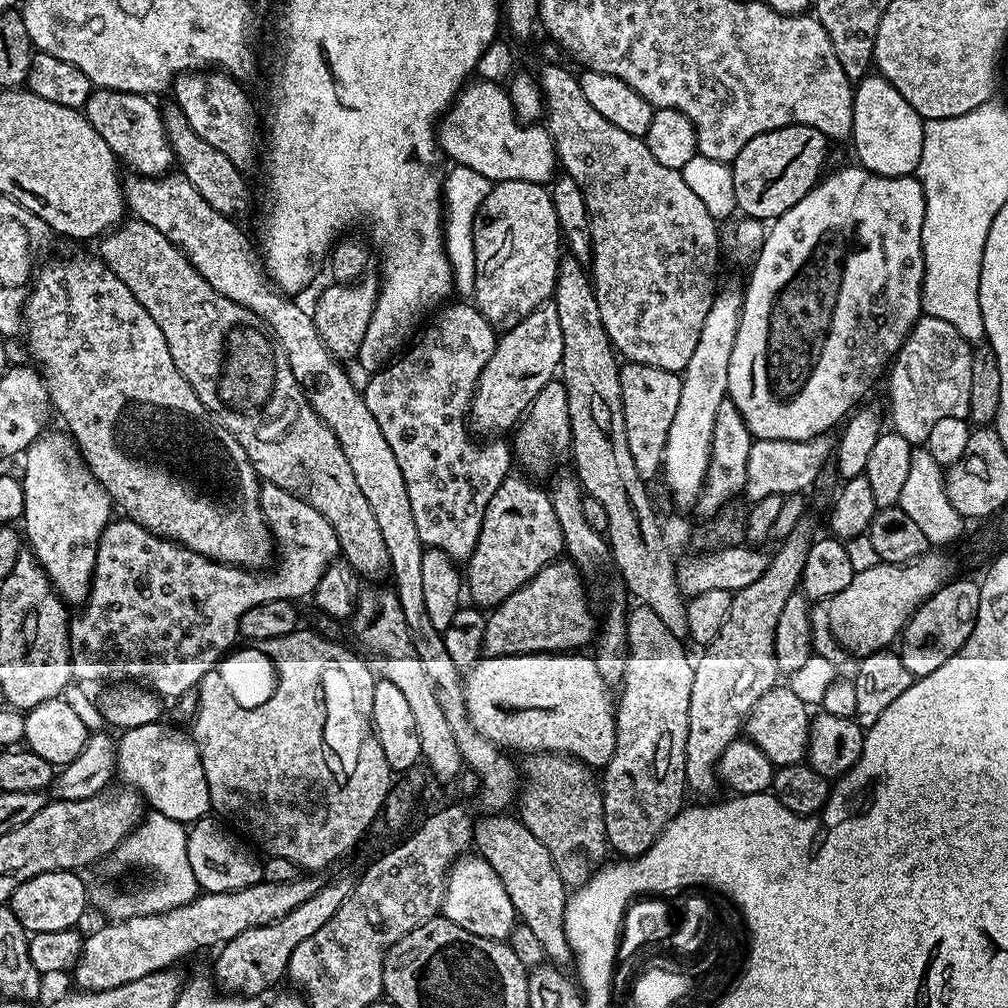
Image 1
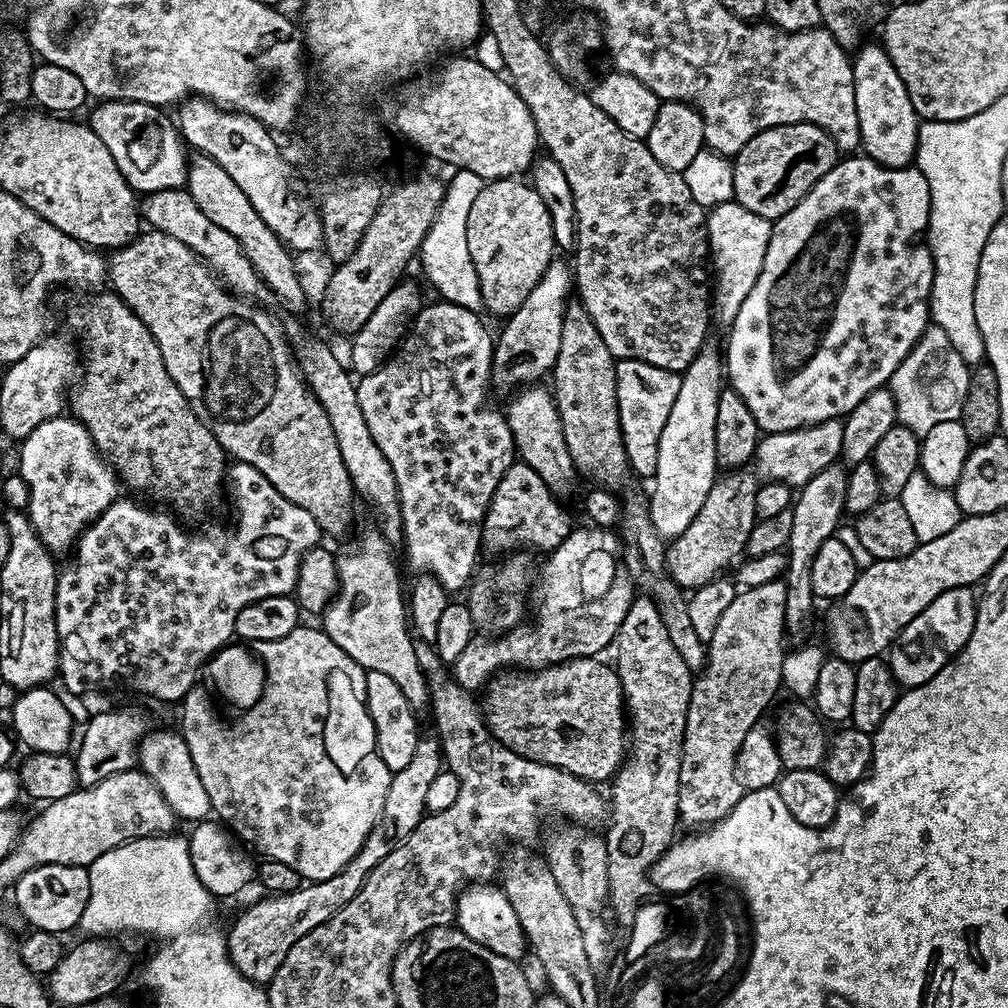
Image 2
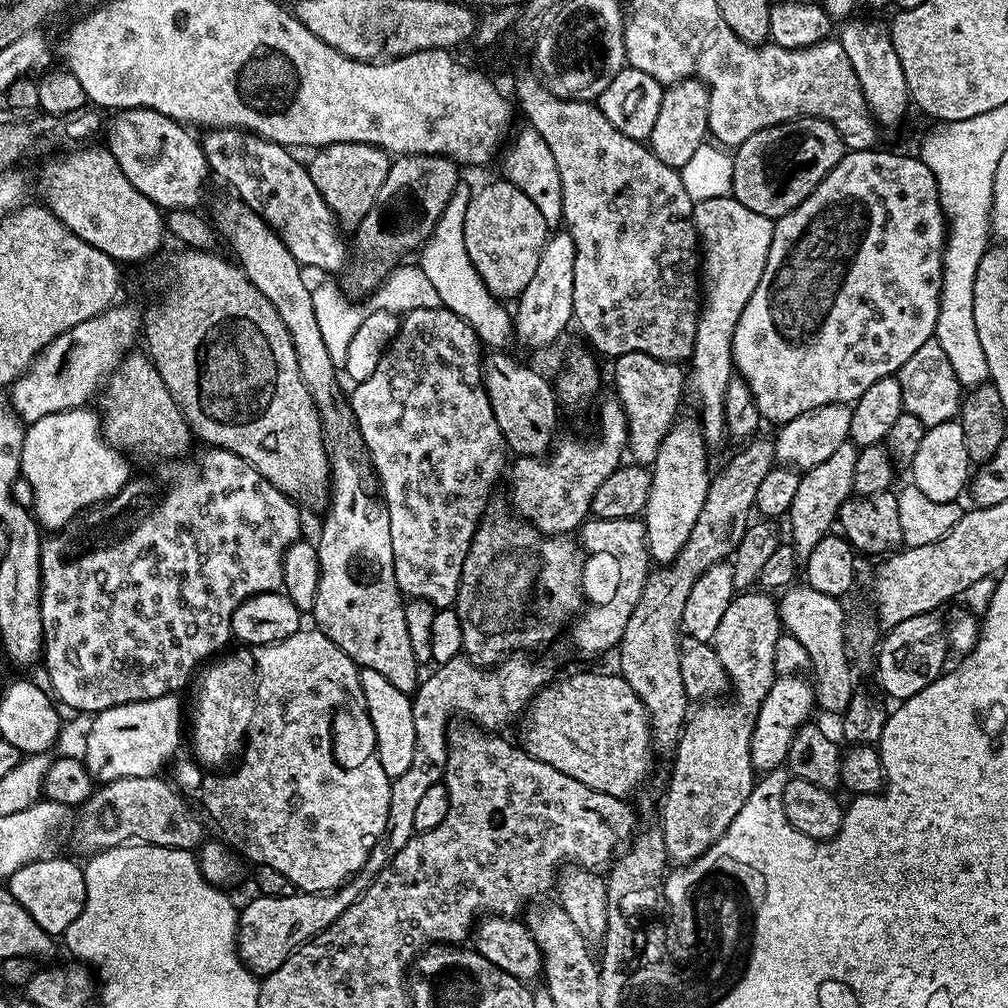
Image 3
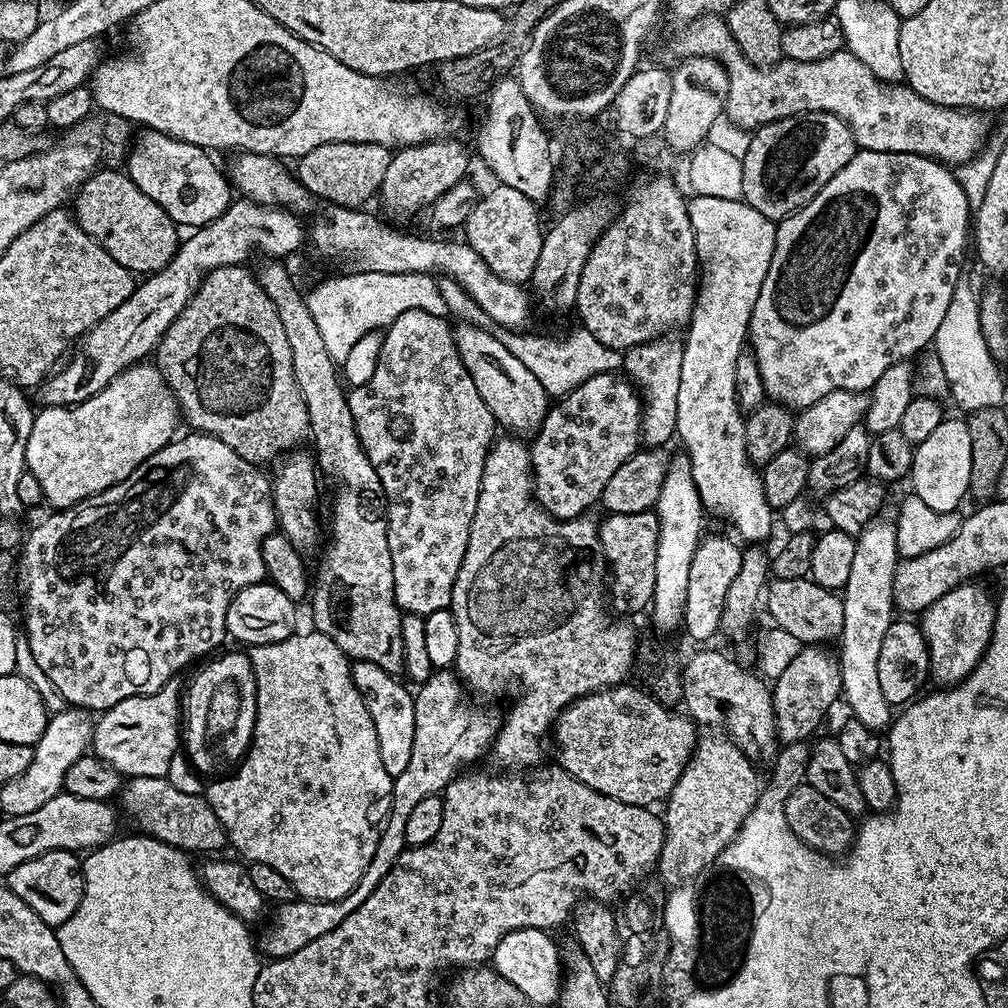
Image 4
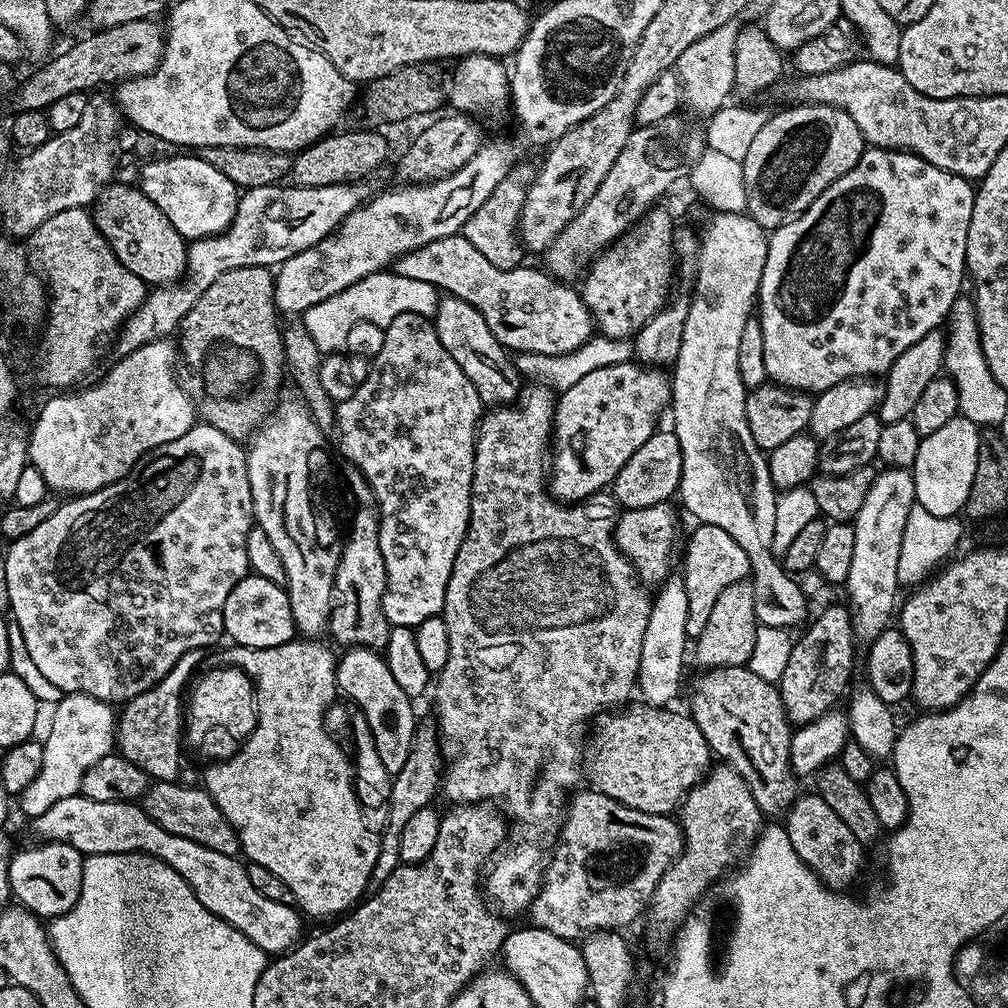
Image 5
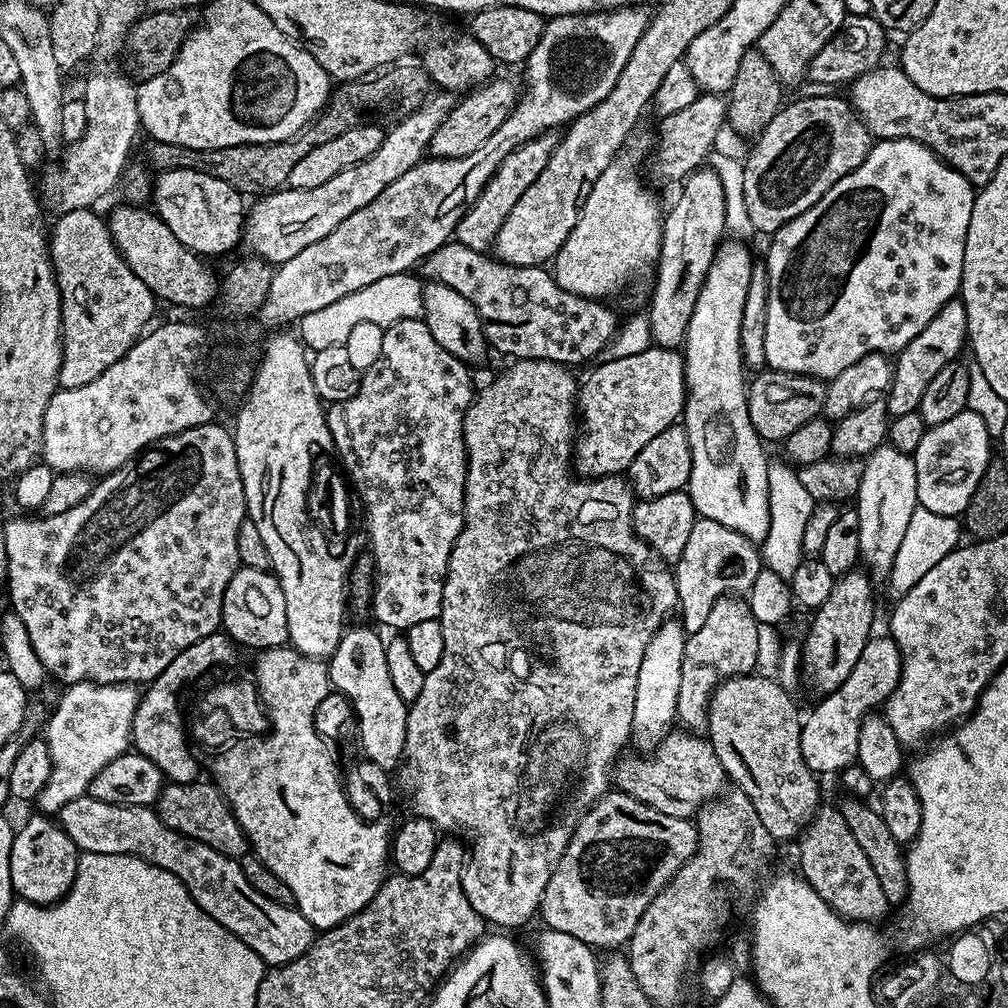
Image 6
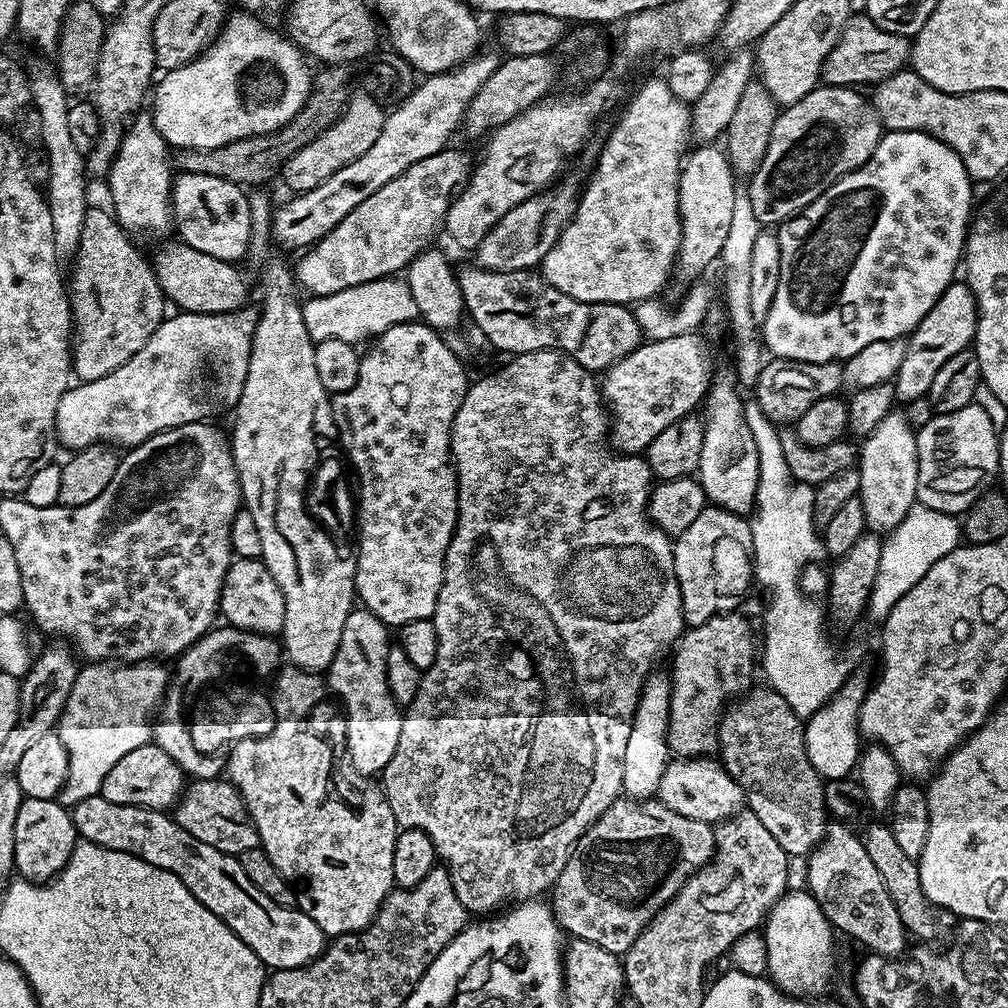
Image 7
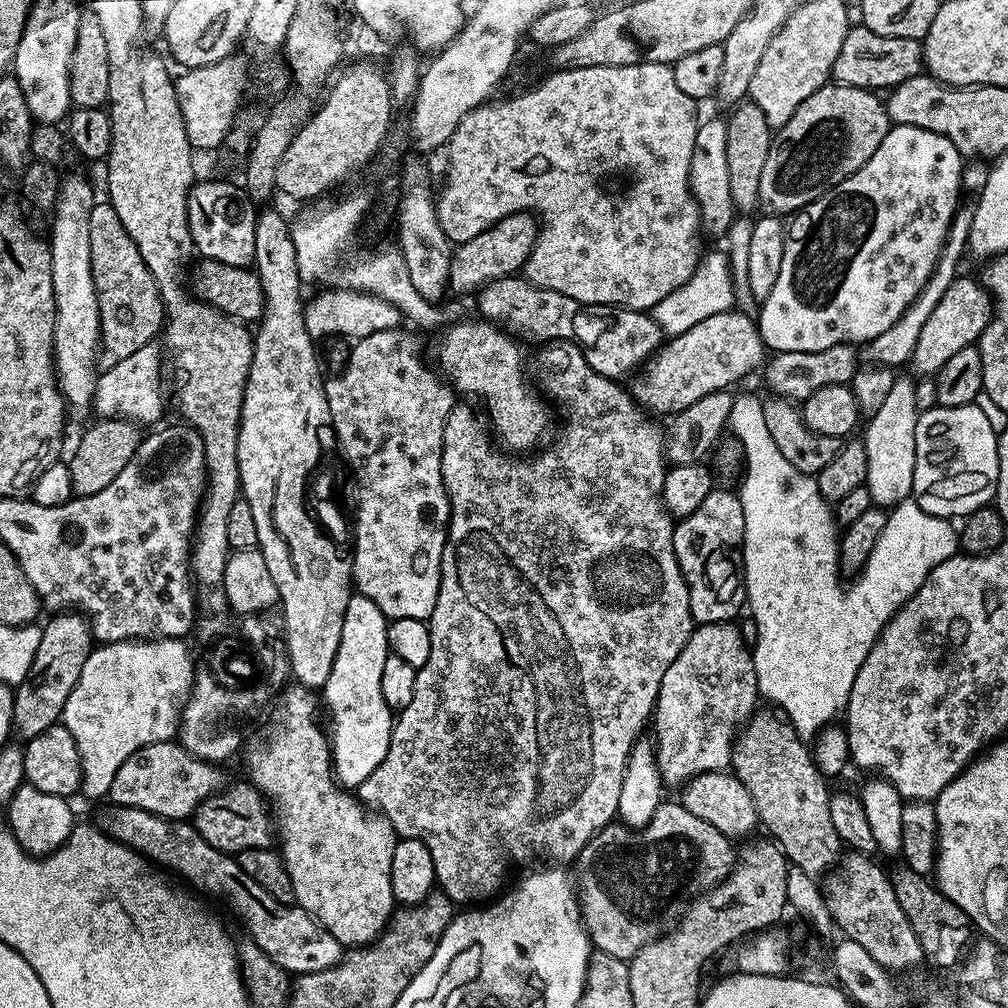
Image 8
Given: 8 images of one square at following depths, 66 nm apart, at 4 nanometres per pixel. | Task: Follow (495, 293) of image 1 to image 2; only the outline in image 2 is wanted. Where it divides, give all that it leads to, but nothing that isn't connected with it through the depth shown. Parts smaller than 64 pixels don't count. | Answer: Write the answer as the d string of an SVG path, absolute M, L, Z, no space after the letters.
M520 178L487 181L470 206L470 218L466 218L466 246L470 246L470 258L474 258L474 270L478 274L478 286L484 299L483 307L489 308L499 318L511 316L518 306L522 306L522 302L526 302L526 294L538 286L542 274L554 259L552 251L558 248L558 237L552 229L546 202L538 198L531 183L524 181L523 184L522 181Z

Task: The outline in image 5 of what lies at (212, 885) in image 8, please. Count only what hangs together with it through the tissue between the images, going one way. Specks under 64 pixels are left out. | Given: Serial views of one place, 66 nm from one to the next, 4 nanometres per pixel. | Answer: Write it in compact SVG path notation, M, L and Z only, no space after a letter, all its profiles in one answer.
M77 794L62 798L62 802L54 802L46 814L31 817L30 824L37 841L57 840L74 846L74 850L84 856L144 852L147 856L166 862L178 870L182 878L186 878L190 890L194 890L198 902L202 902L210 914L222 918L234 926L234 930L246 934L254 946L266 953L287 953L301 939L301 913L291 904L273 902L263 894L258 894L250 882L247 867L243 863L240 865L236 856L218 854L218 850L210 850L210 846L198 846L198 842L190 842L190 838L178 838L178 834L162 830L162 826L147 816L139 803L130 800L94 802L94 798Z

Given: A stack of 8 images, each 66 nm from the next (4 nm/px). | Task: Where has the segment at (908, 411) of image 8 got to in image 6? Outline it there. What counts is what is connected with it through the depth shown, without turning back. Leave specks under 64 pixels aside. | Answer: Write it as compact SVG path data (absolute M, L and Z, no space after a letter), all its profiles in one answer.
M881 446L864 460L864 473L854 497L854 507L858 514L860 559L873 581L887 581L894 566L894 554L900 552L906 526L910 526L910 514L918 507L917 490L916 461L909 453Z

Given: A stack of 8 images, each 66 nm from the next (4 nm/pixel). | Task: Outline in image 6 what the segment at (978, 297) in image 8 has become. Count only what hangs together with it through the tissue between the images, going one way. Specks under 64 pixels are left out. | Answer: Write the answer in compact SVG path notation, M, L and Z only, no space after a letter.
M959 298L946 302L946 306L942 306L942 310L938 310L938 314L934 314L934 318L930 318L923 330L915 338L910 338L908 345L895 357L892 385L886 393L889 417L910 414L919 409L922 394L926 394L926 386L930 386L934 374L938 374L942 366L957 359L961 355L960 351L965 351L967 338L964 303Z

